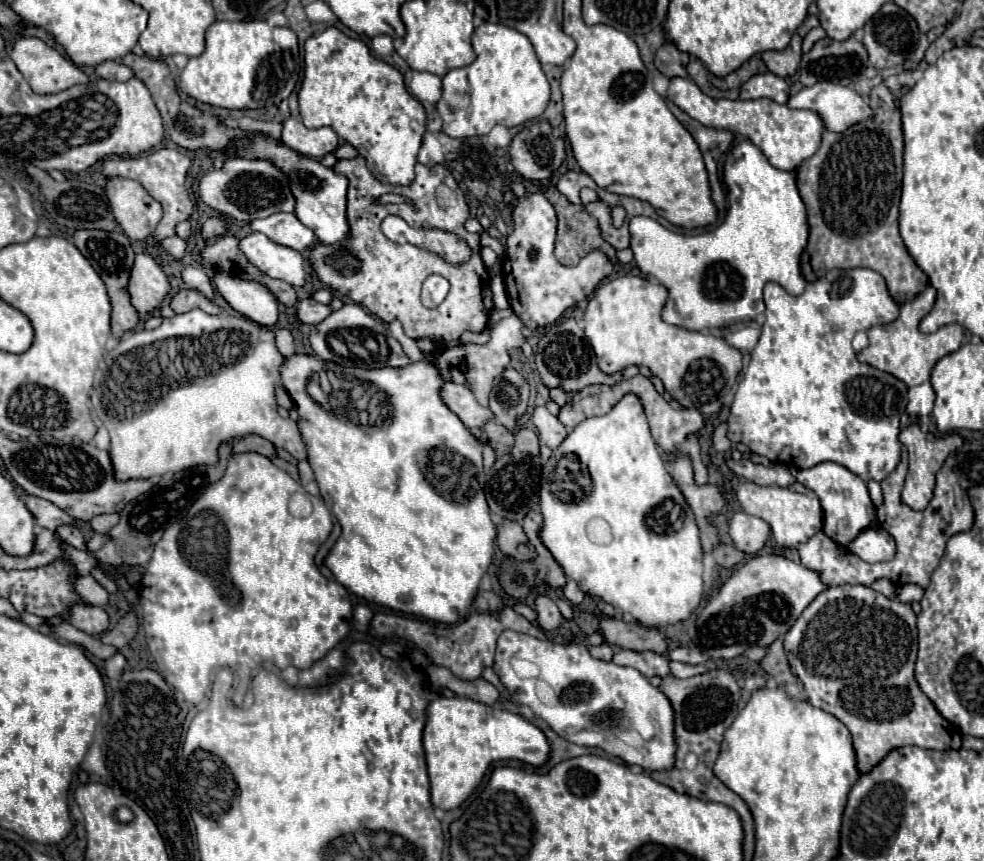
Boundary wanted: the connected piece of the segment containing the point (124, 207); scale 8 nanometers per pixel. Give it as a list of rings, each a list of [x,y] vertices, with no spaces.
[[[107,179],[105,191],[123,233],[133,241],[147,241],[163,215],[161,205],[131,179]]]

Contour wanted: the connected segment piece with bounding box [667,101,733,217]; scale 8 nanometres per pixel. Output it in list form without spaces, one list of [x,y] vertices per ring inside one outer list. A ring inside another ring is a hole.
[[[667,101],[671,113],[683,123],[683,127],[693,135],[693,139],[697,141],[701,153],[703,153],[703,159],[705,159],[705,167],[707,167],[707,173],[711,177],[711,197],[713,197],[713,203],[717,205],[721,217],[723,217],[723,211],[725,211],[725,191],[719,189],[719,175],[717,175],[717,153],[723,155],[731,143],[733,143],[733,133],[731,131],[719,131],[719,129],[711,129],[711,127],[705,127],[701,123],[697,123],[695,119],[691,119],[687,113],[683,113],[677,105],[673,105],[671,101]]]

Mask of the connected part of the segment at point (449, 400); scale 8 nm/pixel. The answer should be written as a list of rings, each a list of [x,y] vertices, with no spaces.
[[[447,381],[441,387],[441,401],[463,421],[465,427],[471,431],[479,431],[487,419],[493,417],[493,413],[487,407],[481,407],[473,393],[459,383]]]

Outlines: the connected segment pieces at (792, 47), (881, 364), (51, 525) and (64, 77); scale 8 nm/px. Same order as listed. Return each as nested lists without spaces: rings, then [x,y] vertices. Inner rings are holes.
[[[795,33],[783,51],[765,51],[761,57],[771,73],[779,77],[791,77],[801,61],[801,37]]]
[[[929,285],[923,293],[919,293],[915,297],[915,301],[907,301],[905,305],[901,305],[901,313],[893,323],[877,325],[877,327],[871,327],[867,331],[869,345],[857,353],[857,359],[861,363],[867,363],[867,365],[879,369],[879,371],[891,373],[893,377],[901,379],[909,387],[929,381],[931,369],[935,367],[935,363],[941,357],[945,357],[947,353],[957,351],[961,345],[961,339],[963,339],[963,327],[961,325],[945,325],[945,327],[941,327],[929,335],[925,335],[917,329],[923,313],[929,313],[933,303],[935,303],[935,289]]]
[[[23,495],[21,499],[25,501],[25,507],[29,509],[29,513],[33,513],[33,521],[37,521],[37,525],[43,529],[55,531],[63,523],[69,523],[69,525],[75,523],[73,517],[69,517],[65,511],[61,511],[59,507],[55,507],[45,499],[39,499],[33,495]]]
[[[21,37],[21,39],[17,39],[15,45],[13,45],[13,51],[11,51],[11,59],[13,59],[13,63],[17,65],[17,69],[27,79],[27,83],[31,85],[31,89],[35,93],[59,93],[63,89],[69,89],[69,87],[77,85],[77,83],[89,81],[89,77],[79,67],[75,67],[57,49],[45,45],[37,37]]]

